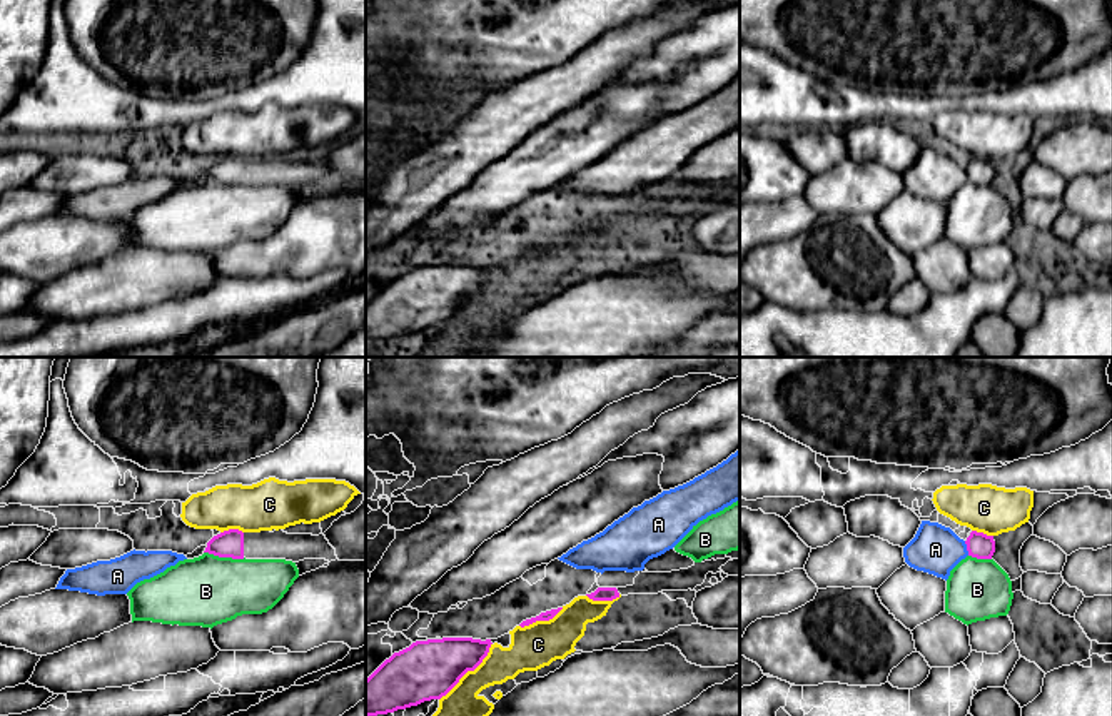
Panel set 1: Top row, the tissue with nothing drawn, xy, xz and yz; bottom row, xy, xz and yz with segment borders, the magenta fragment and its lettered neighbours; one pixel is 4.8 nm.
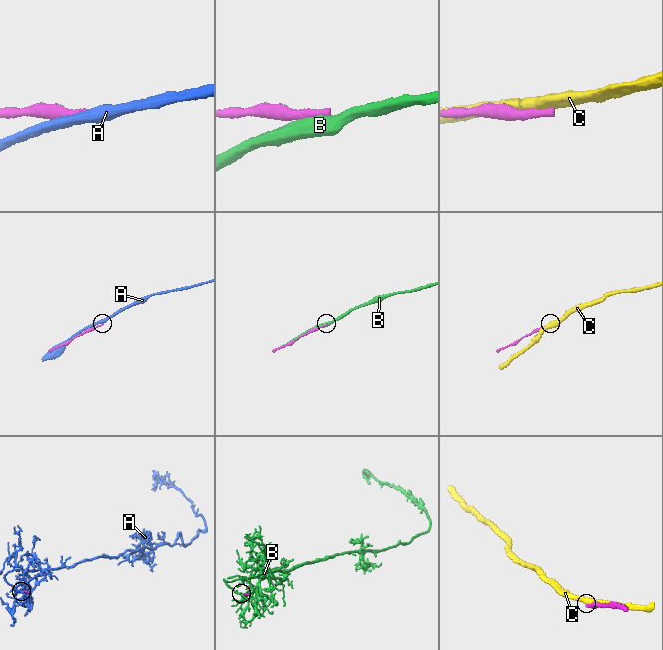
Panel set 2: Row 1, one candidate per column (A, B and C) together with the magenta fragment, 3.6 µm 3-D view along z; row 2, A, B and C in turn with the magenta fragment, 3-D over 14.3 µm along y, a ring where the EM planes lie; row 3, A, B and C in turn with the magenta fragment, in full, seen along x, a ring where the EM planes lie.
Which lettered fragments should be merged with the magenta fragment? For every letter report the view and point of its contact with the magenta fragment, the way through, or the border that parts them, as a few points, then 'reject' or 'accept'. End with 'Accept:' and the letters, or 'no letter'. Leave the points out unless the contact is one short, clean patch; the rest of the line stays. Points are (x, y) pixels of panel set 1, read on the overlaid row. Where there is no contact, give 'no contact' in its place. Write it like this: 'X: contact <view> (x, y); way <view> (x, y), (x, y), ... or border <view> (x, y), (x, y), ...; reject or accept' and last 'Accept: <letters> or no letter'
A: contact yz (967, 548); border yz (964, 541), (969, 554); reject
B: contact xy (224, 556); reject
C: contact xz (470, 670); reject
Accept: no letter

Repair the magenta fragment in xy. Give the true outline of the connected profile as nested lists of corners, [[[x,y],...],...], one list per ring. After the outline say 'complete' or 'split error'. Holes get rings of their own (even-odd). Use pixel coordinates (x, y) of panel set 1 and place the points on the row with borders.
[[[229,529],[214,536],[204,552],[232,559],[336,561],[336,549],[324,534],[287,534],[279,531],[242,532]]] | split error

